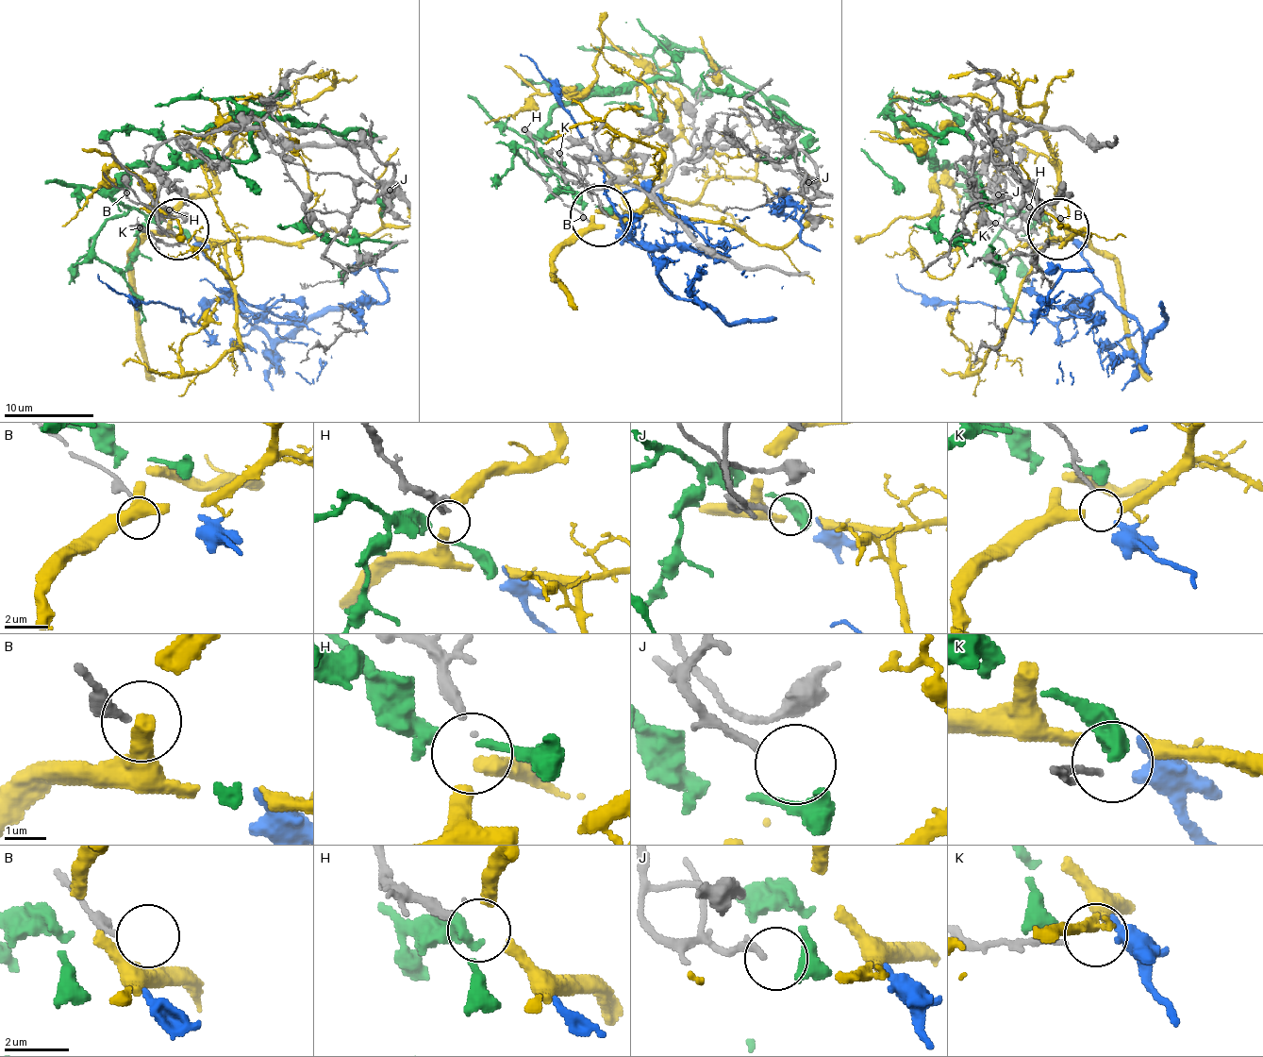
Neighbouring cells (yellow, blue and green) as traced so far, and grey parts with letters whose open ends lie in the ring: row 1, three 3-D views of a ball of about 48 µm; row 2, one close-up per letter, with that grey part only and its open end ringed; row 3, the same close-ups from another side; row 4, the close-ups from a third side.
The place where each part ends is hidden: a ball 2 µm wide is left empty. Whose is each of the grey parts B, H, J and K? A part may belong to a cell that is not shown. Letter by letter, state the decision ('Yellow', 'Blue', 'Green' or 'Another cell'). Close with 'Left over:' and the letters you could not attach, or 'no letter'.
B: Another cell
H: Yellow
J: Another cell
K: Another cell
Left over: B, J, K

